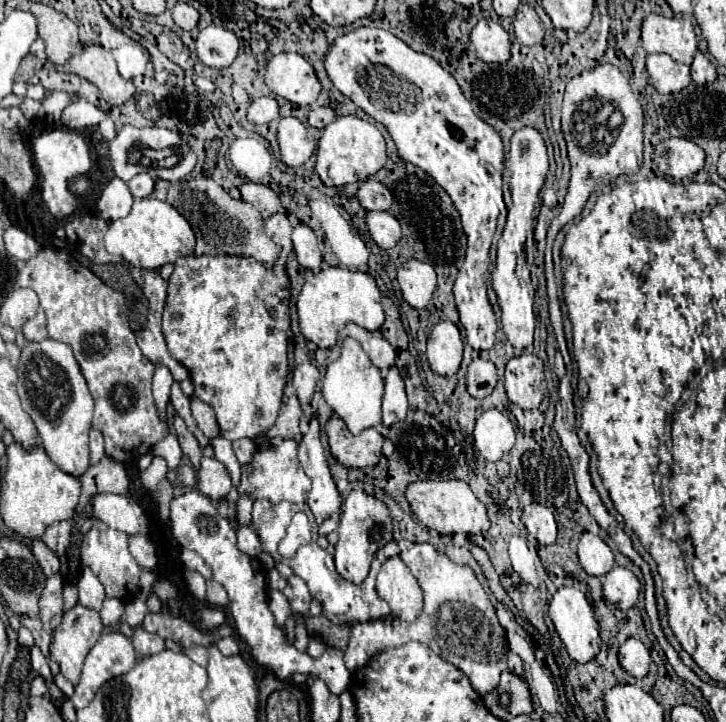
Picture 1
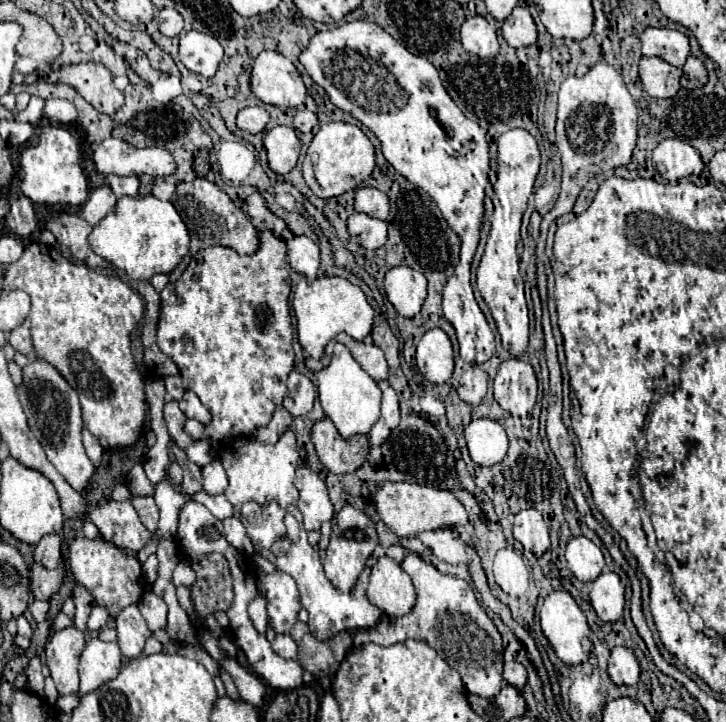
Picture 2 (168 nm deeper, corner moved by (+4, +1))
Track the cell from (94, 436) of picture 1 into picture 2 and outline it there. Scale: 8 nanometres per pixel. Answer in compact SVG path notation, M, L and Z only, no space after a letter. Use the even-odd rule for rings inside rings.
M84 430L82 436L84 436L84 446L86 446L88 458L94 462L94 466L98 466L102 462L102 446L98 442L98 438L92 436L88 430Z

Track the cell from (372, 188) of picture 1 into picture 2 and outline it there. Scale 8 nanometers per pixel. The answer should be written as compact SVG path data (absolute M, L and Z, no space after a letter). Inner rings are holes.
M368 186L358 188L354 206L356 212L364 212L380 220L386 220L388 216L388 196L384 196L384 192L380 192L378 188L368 188Z

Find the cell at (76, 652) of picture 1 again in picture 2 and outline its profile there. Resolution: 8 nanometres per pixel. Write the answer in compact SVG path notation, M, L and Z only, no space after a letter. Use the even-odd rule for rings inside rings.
M74 624L58 630L46 642L46 664L60 694L78 690L78 658L86 646L86 634Z

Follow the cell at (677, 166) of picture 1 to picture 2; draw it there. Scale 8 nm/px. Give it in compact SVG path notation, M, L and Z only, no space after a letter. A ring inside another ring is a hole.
M672 138L662 140L654 150L654 166L666 182L676 182L680 178L688 178L692 174L702 172L704 162L700 154L686 144L684 140Z

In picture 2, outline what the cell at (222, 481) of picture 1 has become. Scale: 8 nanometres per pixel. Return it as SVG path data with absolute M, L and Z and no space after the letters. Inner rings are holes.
M214 460L206 466L202 466L202 490L206 494L224 494L228 486L228 476L220 464L220 460Z

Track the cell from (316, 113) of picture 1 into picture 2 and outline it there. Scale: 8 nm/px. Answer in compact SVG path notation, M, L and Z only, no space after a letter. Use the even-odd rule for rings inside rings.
M298 110L294 116L294 128L300 132L312 132L318 126L318 116L310 110Z

